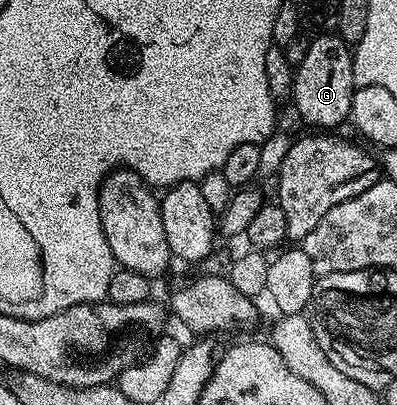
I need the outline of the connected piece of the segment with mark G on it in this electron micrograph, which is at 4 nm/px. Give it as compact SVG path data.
M317 34L309 41L307 58L303 58L301 64L296 65L293 76L293 104L297 112L309 124L314 124L317 130L333 130L336 124L346 123L349 120L351 110L351 98L353 97L353 58L350 45L346 44L336 34Z

